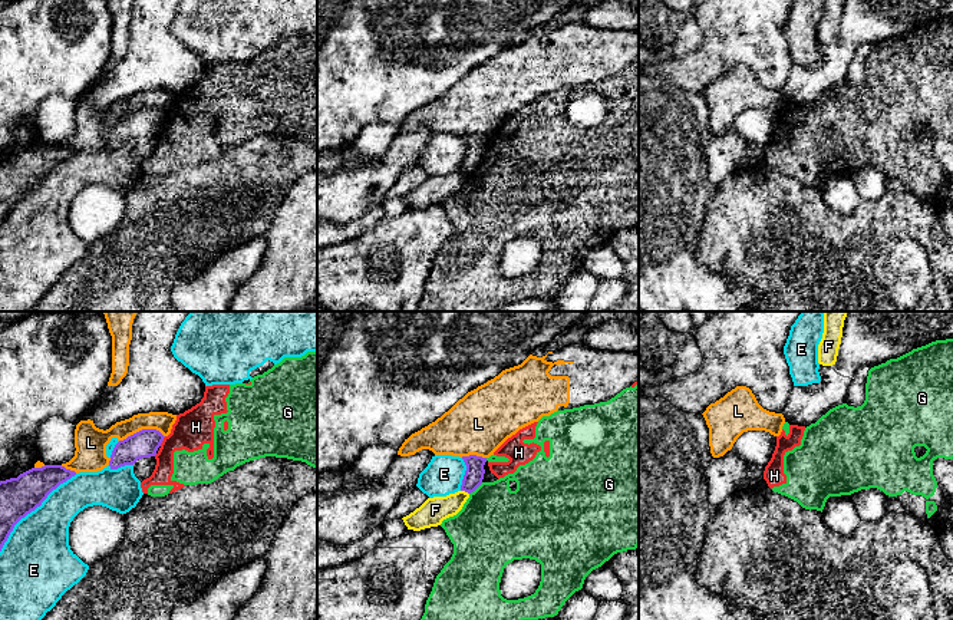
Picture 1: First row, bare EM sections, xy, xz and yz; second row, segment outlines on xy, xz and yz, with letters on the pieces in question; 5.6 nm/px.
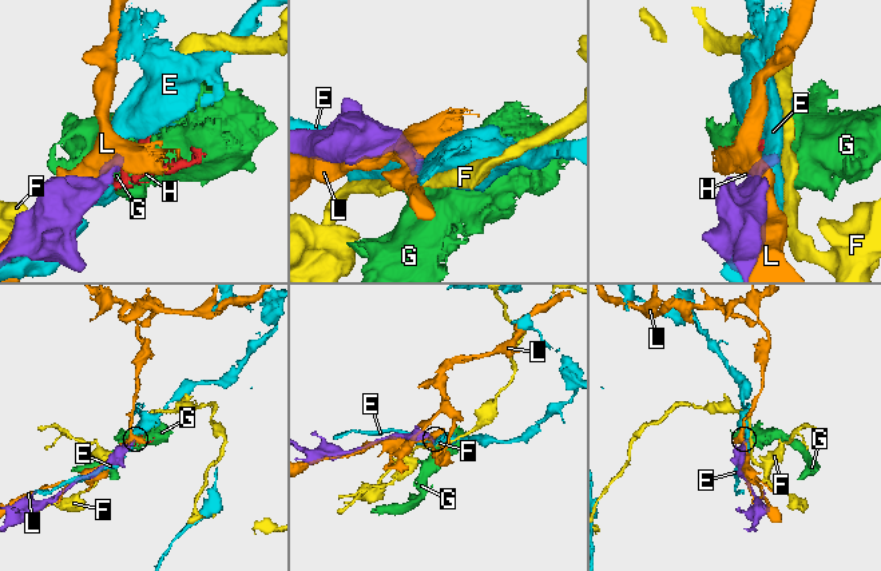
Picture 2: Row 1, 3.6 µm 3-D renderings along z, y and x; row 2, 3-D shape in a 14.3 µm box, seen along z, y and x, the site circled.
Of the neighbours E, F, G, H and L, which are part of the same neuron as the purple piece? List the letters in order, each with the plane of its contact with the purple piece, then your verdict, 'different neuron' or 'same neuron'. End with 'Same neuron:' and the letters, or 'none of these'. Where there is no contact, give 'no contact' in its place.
E: xy | different neuron
F: xz | different neuron
G: xz | different neuron
H: xy | different neuron
L: xy | different neuron
Same neuron: none of these

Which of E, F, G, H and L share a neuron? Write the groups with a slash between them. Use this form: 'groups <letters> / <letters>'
groups E / F / G H / L

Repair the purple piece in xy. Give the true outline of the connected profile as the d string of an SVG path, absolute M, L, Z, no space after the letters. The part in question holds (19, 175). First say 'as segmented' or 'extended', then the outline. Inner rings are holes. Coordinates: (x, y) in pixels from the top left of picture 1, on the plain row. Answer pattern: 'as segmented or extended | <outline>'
as segmented | M44 144L32 146L17 156L0 159L0 230L14 204L75 154L75 149L62 144Z

